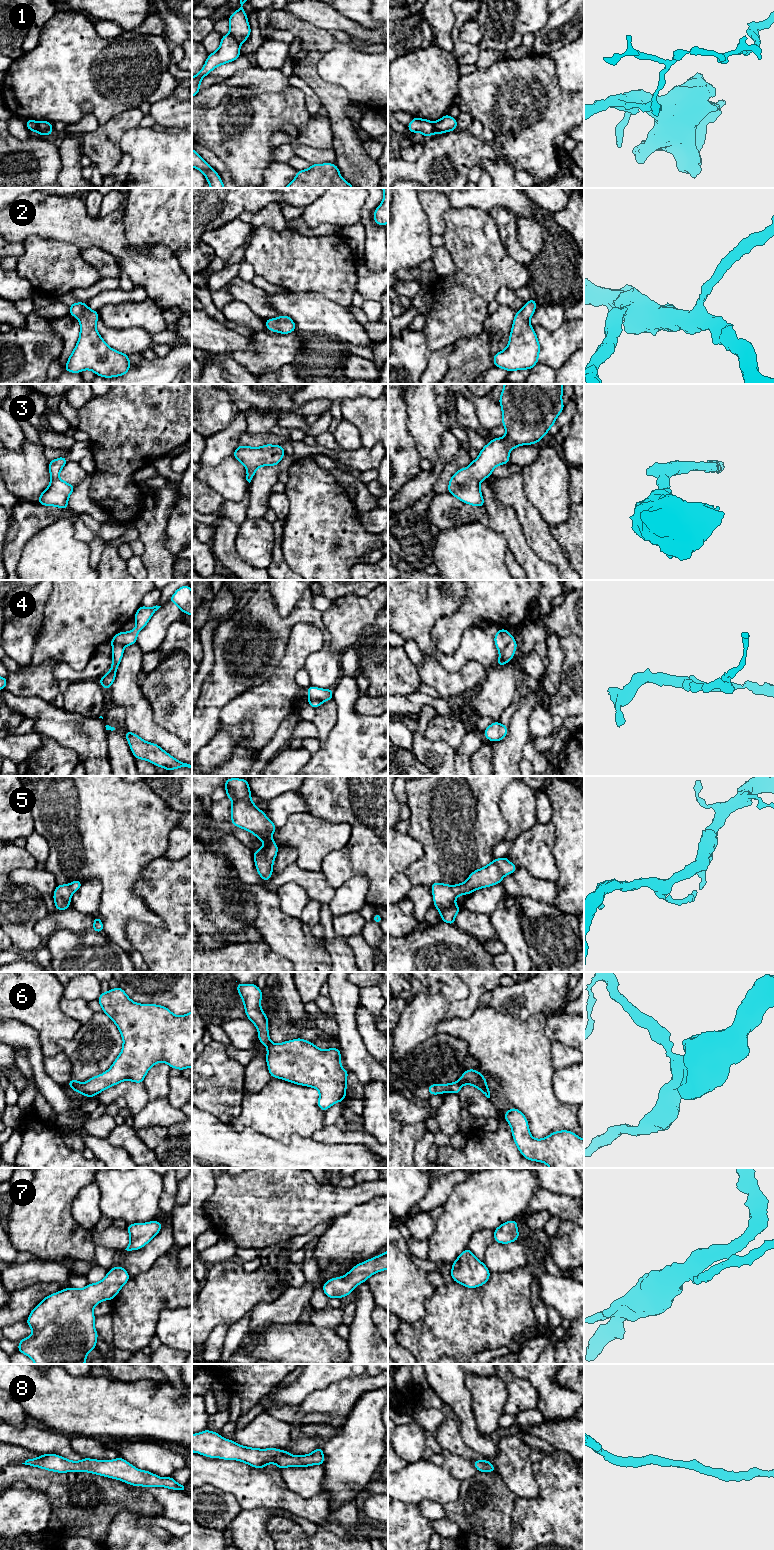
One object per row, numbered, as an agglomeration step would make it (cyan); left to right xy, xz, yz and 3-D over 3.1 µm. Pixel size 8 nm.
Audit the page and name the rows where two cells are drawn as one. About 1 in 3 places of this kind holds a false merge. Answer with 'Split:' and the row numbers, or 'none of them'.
Split: 1, 4, 6

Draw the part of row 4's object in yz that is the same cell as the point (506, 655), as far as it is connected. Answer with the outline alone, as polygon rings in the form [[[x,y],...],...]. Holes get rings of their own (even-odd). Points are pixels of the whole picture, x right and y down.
[[[513,638],[508,644],[508,646],[502,652],[499,653],[499,659],[497,661],[499,667],[505,665],[507,662],[513,659],[516,648],[517,642],[515,638]]]

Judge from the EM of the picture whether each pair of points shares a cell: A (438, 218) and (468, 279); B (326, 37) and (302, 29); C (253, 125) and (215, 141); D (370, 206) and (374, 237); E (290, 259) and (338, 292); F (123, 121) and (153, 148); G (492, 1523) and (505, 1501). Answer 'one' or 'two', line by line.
A: two
B: one
C: one
D: one
E: one
F: two
G: one

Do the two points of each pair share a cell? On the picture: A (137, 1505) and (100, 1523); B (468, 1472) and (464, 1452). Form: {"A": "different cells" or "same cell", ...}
{"A": "same cell", "B": "different cells"}

